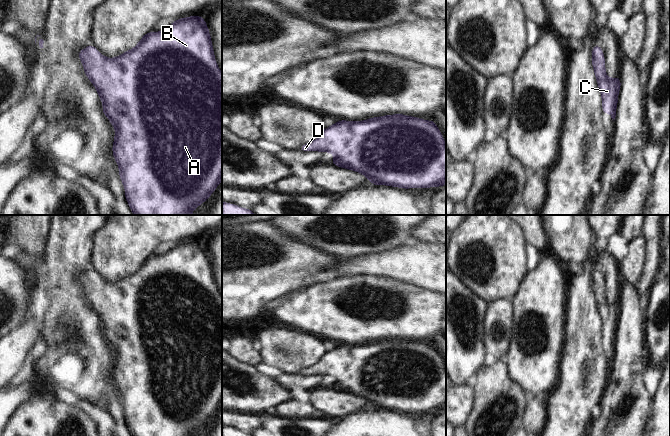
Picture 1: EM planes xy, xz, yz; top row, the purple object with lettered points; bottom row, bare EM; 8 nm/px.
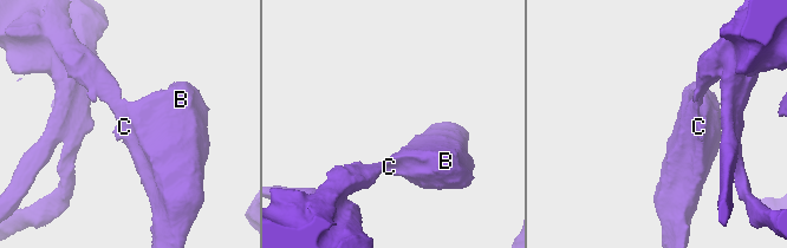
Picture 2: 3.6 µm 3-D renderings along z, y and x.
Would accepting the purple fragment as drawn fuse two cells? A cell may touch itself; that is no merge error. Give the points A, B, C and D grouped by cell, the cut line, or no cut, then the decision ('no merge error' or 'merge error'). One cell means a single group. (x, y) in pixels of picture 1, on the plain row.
groups A B C D; cut none; no merge error

